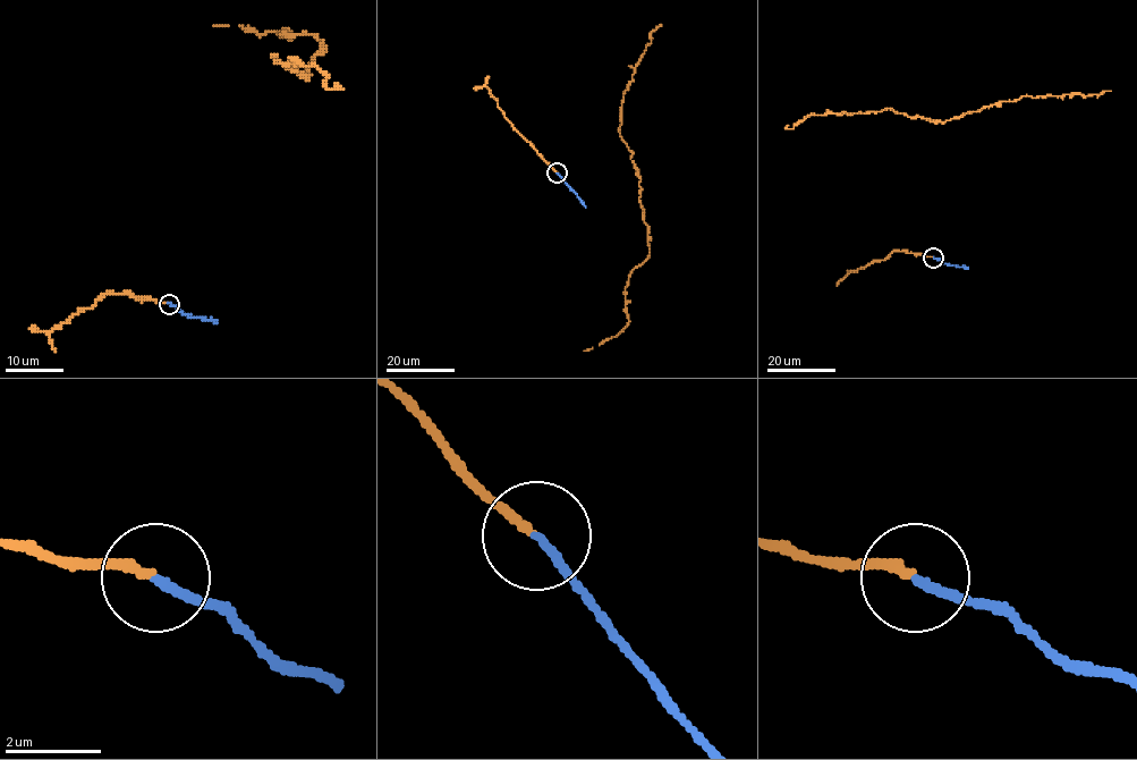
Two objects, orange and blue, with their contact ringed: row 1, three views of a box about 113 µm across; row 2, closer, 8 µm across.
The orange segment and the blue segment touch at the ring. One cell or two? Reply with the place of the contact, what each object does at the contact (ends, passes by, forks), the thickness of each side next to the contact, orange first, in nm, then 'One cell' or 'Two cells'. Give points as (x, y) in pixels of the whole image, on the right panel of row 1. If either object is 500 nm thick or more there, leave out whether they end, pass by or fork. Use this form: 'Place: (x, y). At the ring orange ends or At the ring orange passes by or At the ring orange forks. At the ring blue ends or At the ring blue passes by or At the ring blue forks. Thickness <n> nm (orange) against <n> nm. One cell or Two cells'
Place: (933, 258). At the ring orange ends. At the ring blue ends. Thickness 180 nm (orange) against 160 nm. One cell

